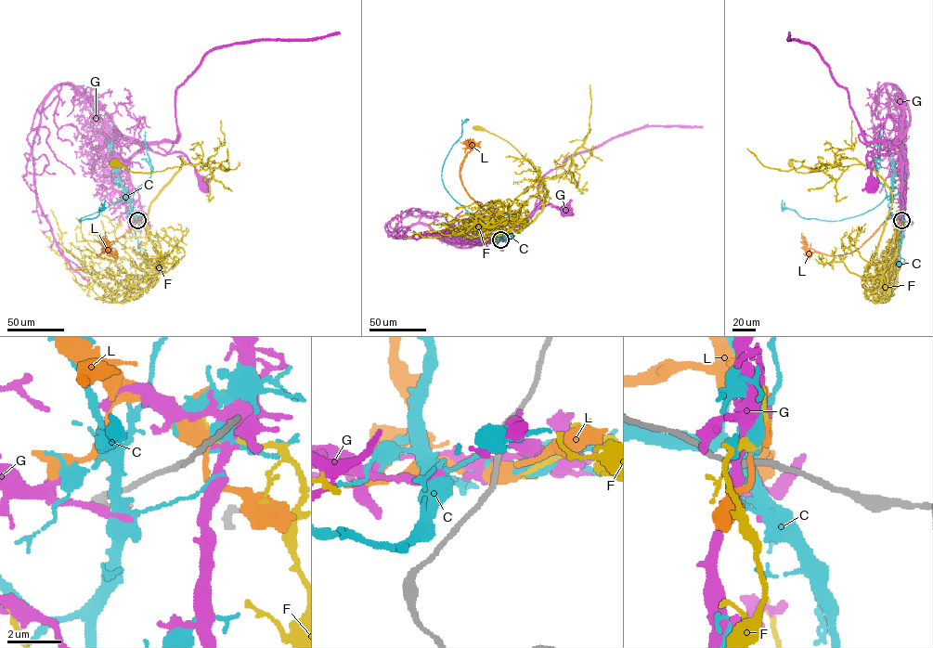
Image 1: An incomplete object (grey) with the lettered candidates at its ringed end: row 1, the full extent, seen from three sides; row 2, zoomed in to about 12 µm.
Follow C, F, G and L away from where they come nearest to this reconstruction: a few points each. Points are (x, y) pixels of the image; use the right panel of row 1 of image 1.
C: (901, 219), (905, 230), (898, 252), (904, 261), (899, 263)
F: (901, 219), (889, 253), (876, 264), (874, 251), (891, 203), (888, 186), (865, 165), (802, 173), (790, 163)
G: (901, 219), (901, 161), (888, 145), (866, 157), (872, 186)
L: (901, 219), (900, 216), (887, 219), (858, 248), (844, 254), (809, 252), (801, 232)

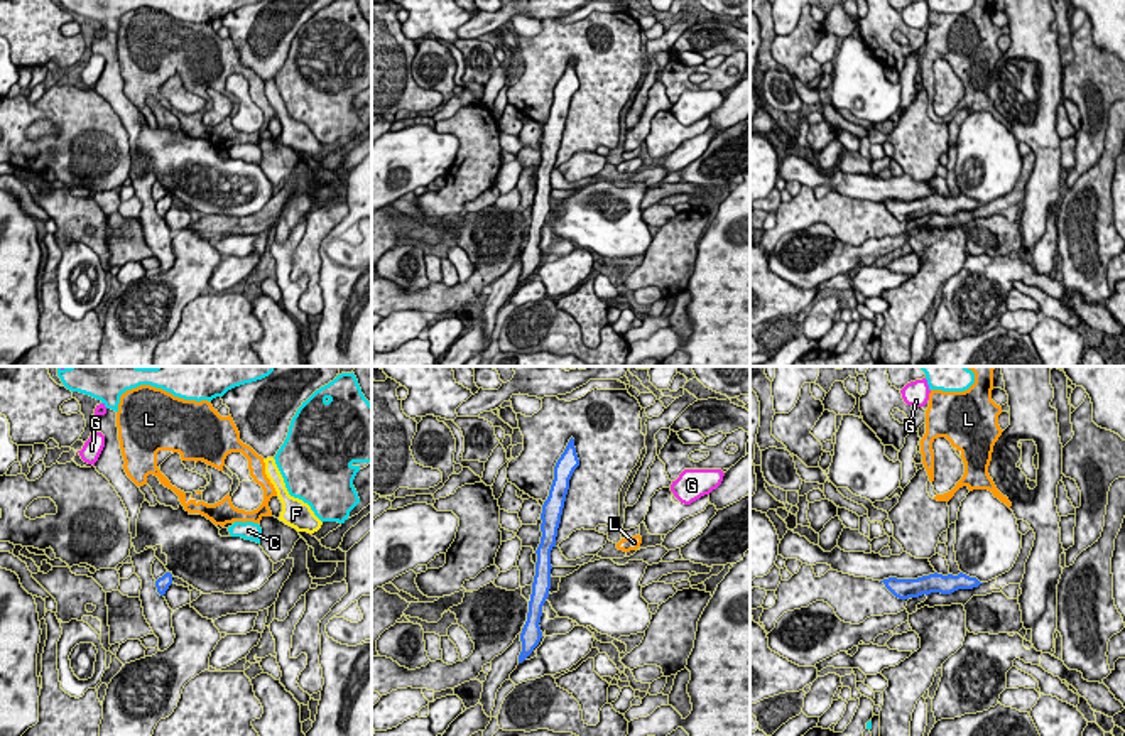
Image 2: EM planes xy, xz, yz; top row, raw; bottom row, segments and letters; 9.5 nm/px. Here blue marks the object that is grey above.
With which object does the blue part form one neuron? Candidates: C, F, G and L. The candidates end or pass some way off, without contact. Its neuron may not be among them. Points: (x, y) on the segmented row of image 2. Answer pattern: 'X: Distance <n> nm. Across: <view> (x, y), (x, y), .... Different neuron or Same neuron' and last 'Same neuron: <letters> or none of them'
C: Distance 700 nm. Across: xy (171, 574), (230, 534). Different neuron
F: Distance 1150 nm. Across: xy (171, 574), (279, 519). Different neuron
G: Distance 900 nm. Across: xz (578, 465), (671, 485). Different neuron
L: Distance 600 nm. Across: xz (556, 535), (617, 544). Different neuron
Same neuron: none of them

